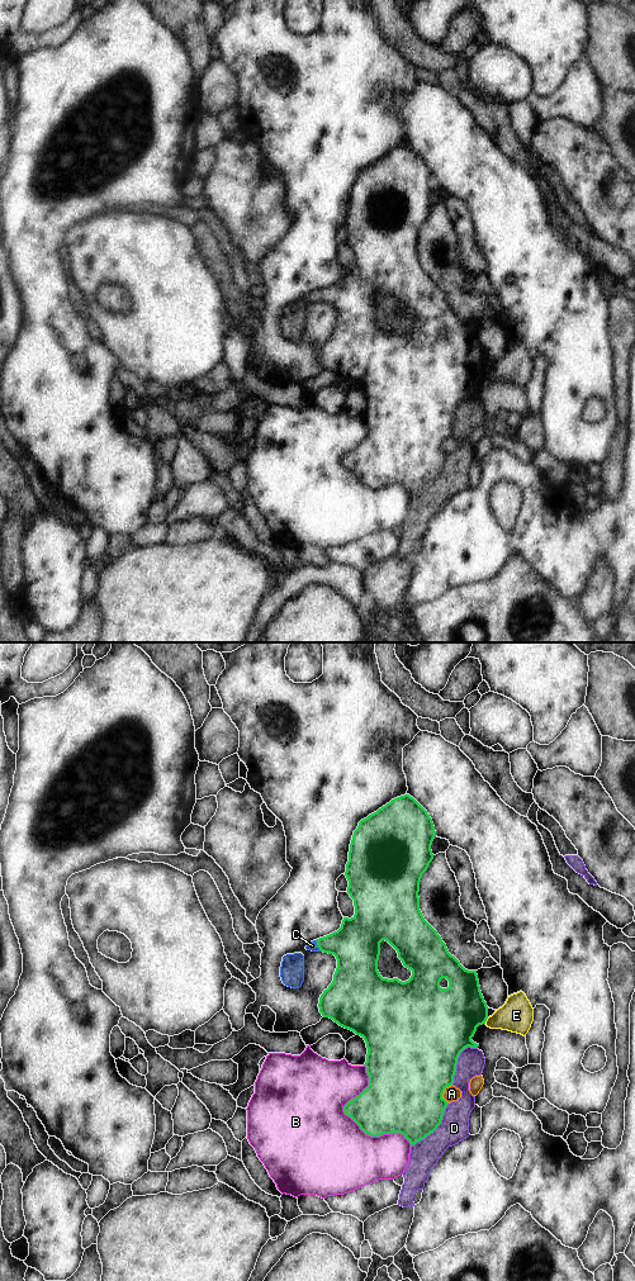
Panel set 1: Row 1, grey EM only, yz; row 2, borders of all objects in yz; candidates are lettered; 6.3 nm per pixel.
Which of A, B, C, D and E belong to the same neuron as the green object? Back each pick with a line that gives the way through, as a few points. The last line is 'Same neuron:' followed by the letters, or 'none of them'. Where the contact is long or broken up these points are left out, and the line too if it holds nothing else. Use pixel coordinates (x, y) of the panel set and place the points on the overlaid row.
C: Path across: yz (356, 944), (317, 944), (312, 945)
Same neuron: C.

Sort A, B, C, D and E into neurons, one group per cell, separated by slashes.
A / B / C / D / E

